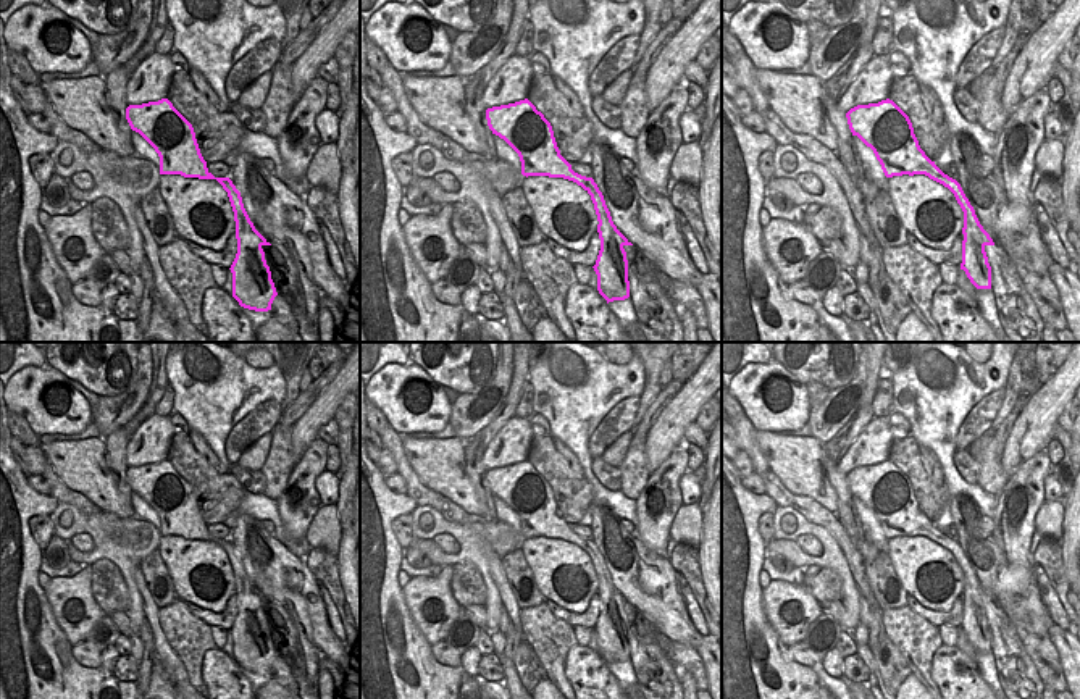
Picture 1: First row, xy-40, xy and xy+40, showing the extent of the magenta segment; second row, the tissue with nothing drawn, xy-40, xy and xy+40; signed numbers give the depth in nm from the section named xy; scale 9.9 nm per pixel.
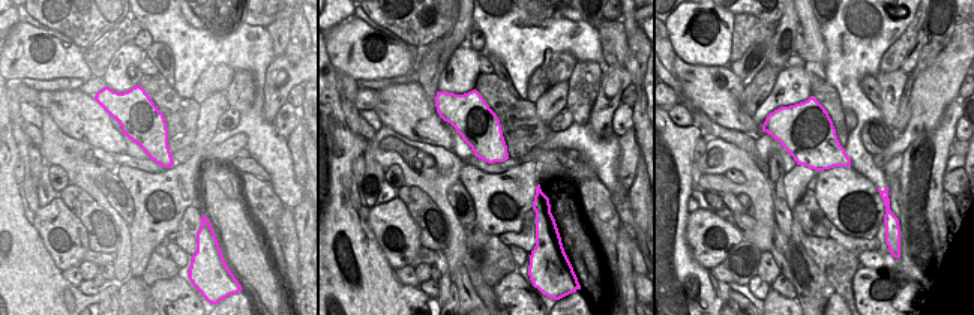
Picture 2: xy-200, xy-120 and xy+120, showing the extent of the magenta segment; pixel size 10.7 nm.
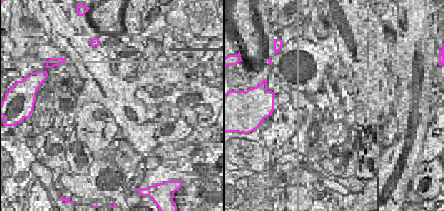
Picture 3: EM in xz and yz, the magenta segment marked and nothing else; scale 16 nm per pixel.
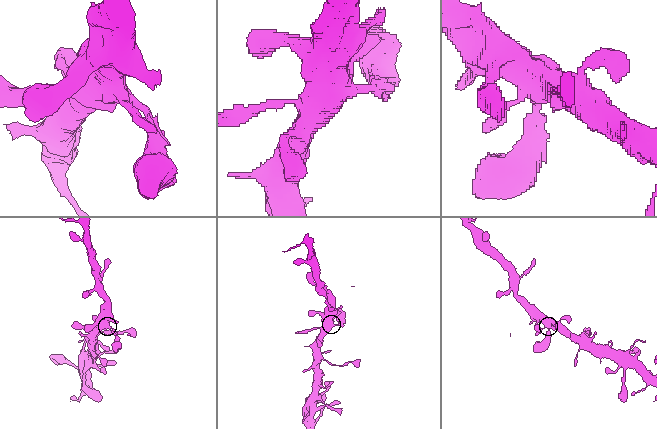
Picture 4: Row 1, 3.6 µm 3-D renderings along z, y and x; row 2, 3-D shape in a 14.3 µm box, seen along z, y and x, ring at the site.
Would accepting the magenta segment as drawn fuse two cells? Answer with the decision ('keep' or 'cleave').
keep

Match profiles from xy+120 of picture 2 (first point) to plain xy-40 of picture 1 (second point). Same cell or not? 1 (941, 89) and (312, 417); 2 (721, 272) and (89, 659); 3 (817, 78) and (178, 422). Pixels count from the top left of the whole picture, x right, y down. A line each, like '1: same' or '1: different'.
1: same
2: same
3: same

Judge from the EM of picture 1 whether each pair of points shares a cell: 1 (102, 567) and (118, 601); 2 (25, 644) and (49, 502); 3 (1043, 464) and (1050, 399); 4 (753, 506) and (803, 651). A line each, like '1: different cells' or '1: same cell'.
1: same cell
2: same cell
3: different cells
4: different cells

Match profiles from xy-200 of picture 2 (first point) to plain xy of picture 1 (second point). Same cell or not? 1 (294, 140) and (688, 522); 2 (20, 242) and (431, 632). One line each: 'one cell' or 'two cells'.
1: one cell
2: two cells

